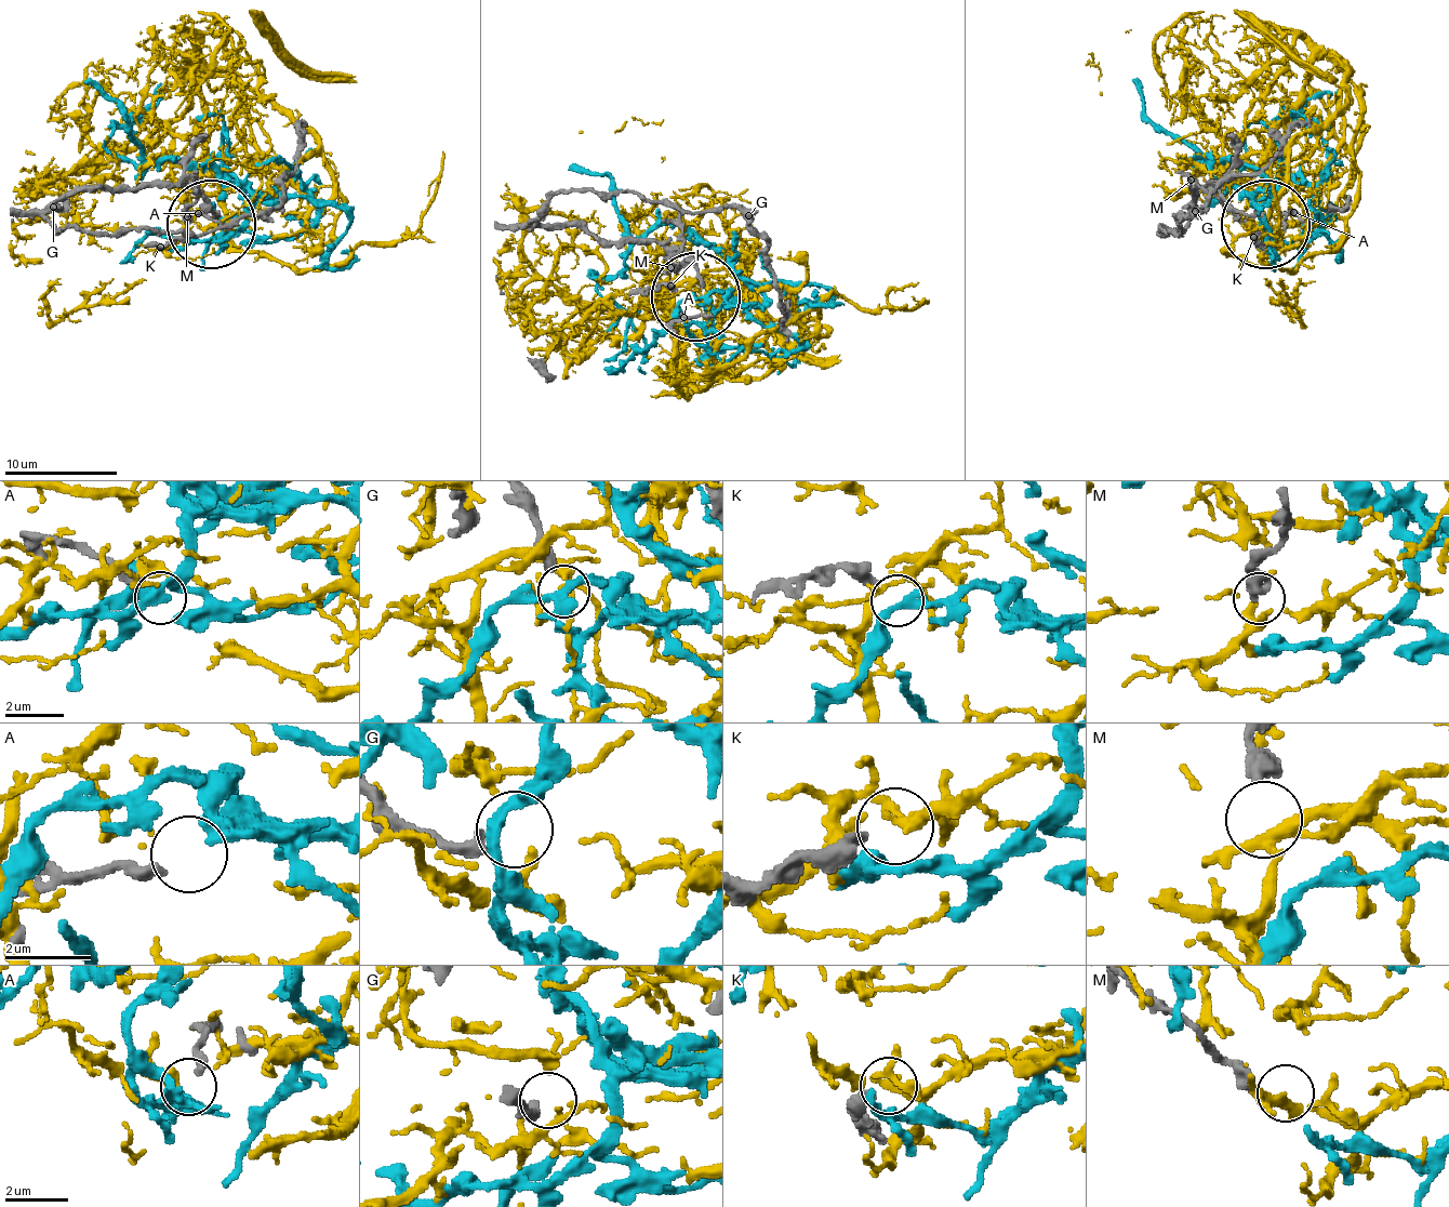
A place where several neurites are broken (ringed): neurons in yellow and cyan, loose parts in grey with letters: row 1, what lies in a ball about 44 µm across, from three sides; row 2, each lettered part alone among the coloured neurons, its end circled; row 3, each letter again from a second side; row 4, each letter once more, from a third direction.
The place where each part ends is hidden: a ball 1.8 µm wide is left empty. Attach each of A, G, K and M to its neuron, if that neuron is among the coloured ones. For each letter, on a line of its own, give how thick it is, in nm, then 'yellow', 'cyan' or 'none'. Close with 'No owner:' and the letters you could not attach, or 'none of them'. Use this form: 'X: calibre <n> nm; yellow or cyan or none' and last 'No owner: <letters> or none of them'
A: calibre 320 nm; cyan
G: calibre 340 nm; none
K: calibre 360 nm; none
M: calibre 400 nm; none
No owner: G, K, M

